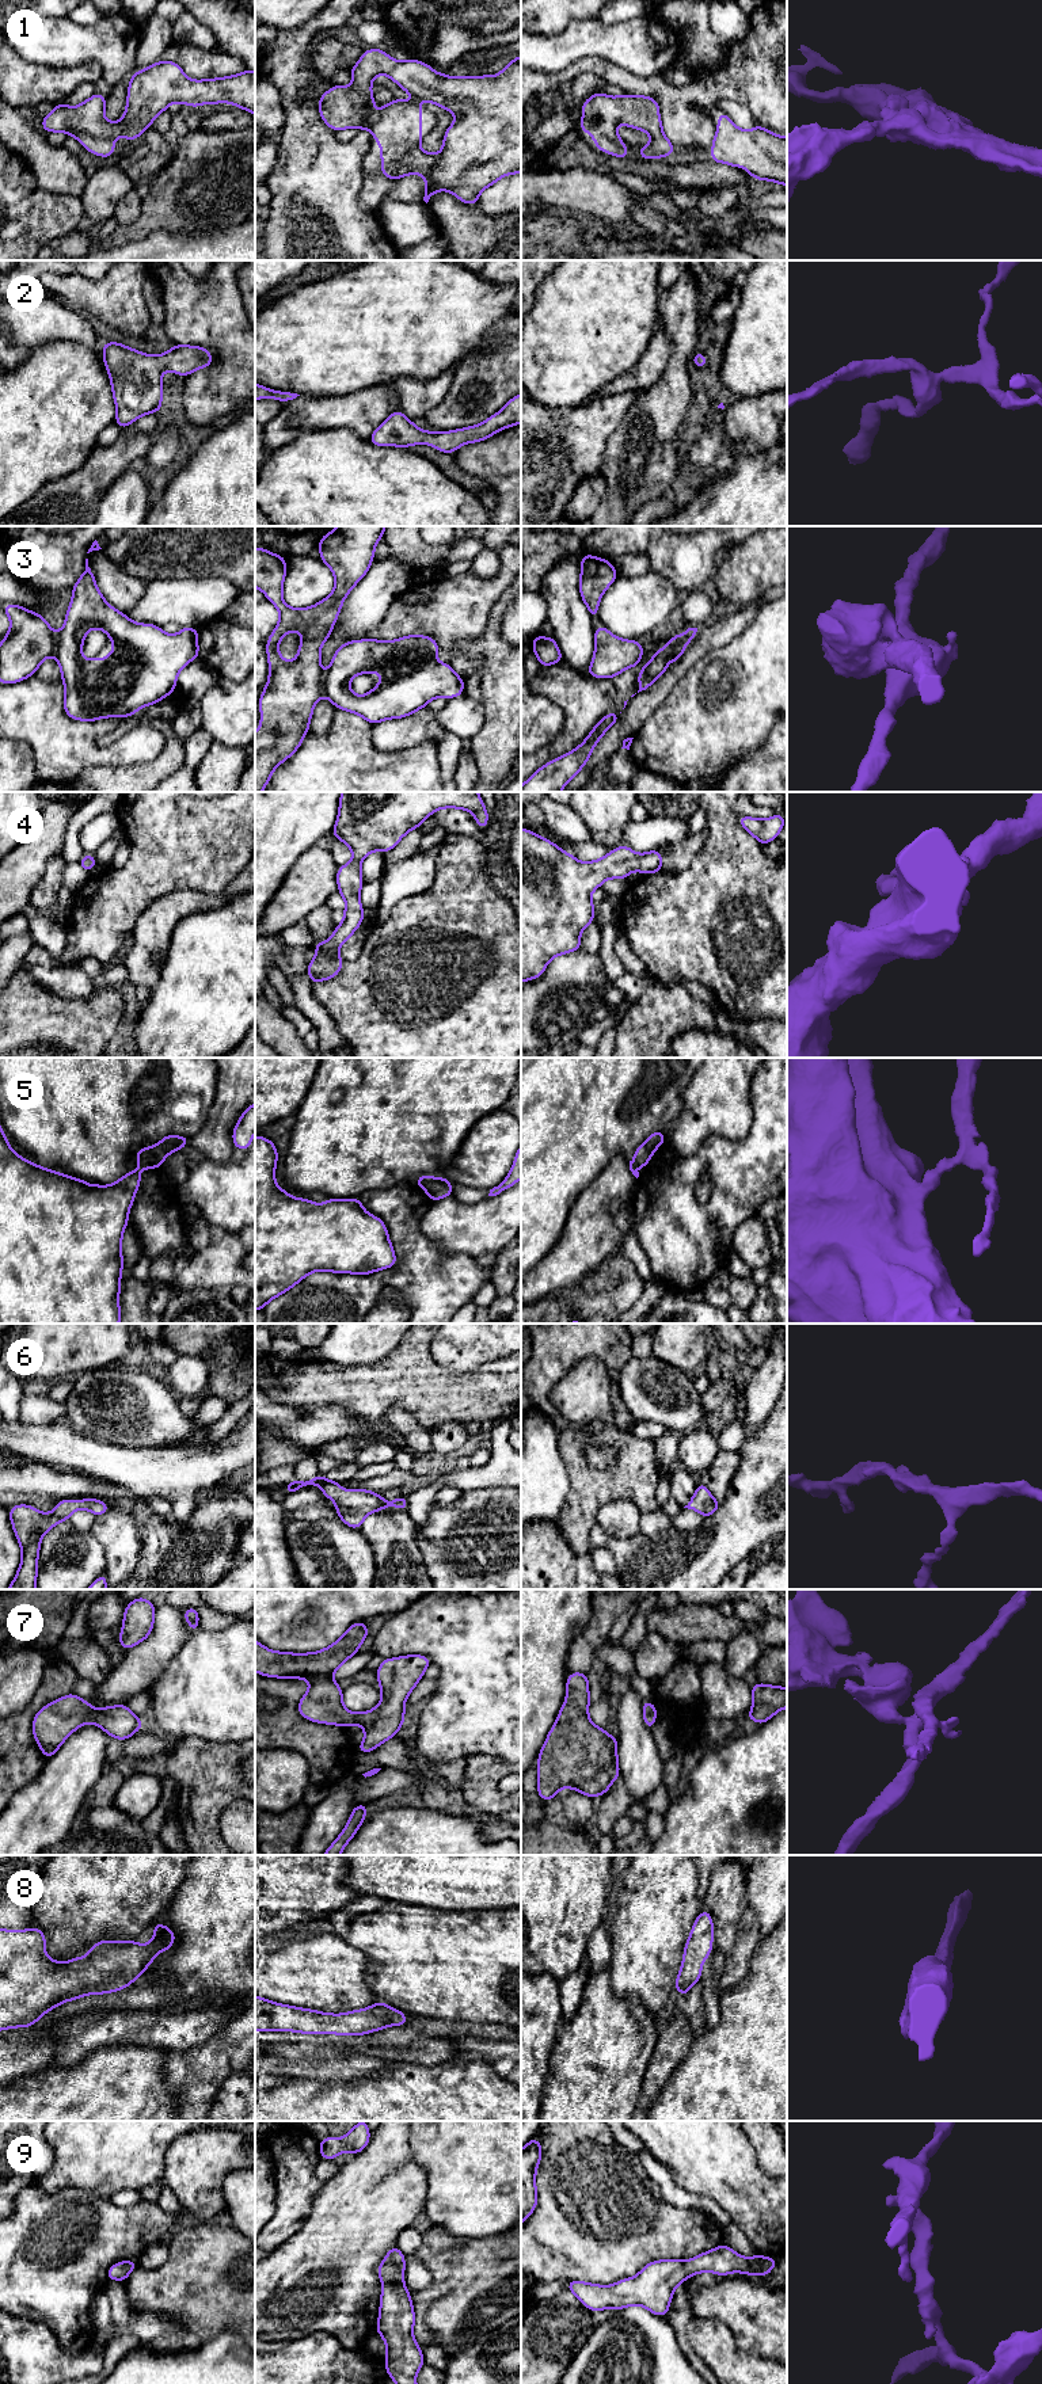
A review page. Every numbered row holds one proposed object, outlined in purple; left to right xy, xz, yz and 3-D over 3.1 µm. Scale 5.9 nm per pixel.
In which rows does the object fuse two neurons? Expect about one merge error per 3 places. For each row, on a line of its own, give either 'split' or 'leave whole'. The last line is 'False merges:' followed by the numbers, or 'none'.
1: leave whole
2: leave whole
3: split
4: leave whole
5: split
6: leave whole
7: leave whole
8: leave whole
9: leave whole
False merges: 3, 5

